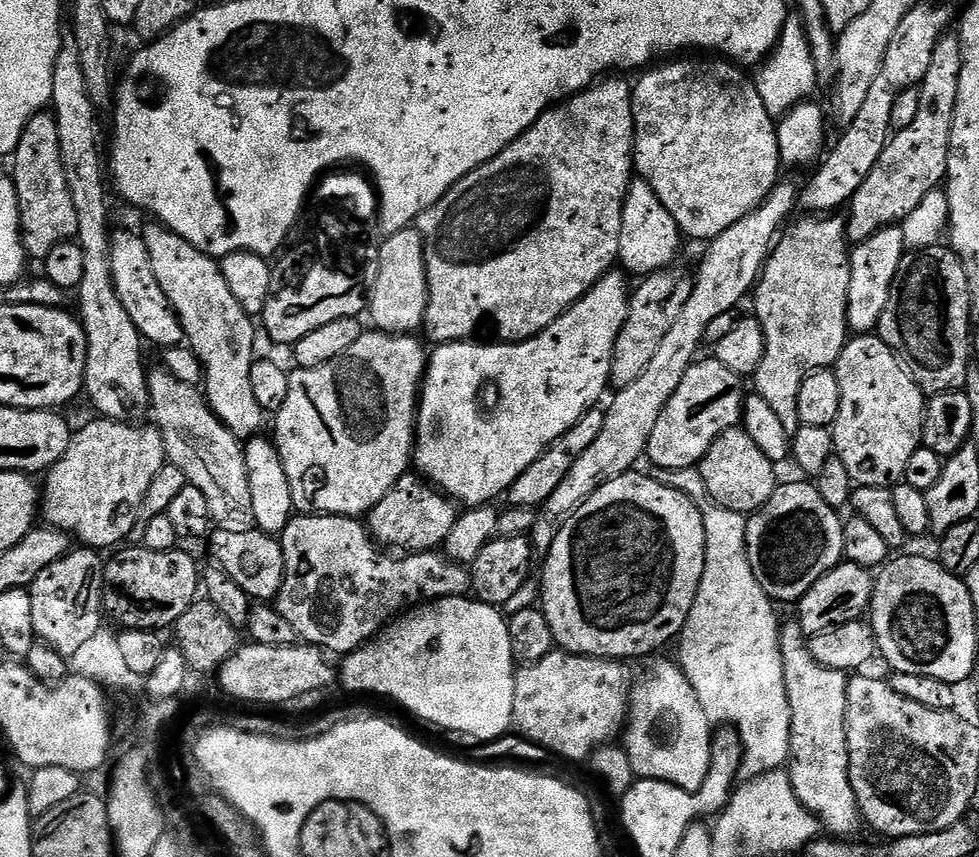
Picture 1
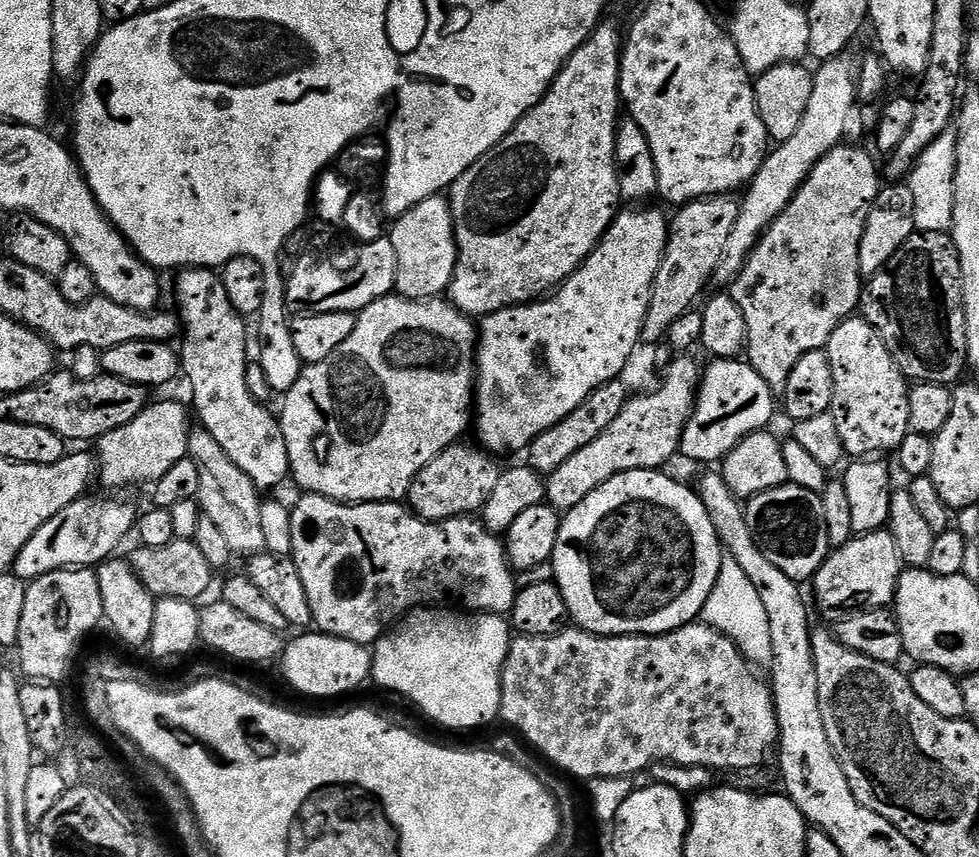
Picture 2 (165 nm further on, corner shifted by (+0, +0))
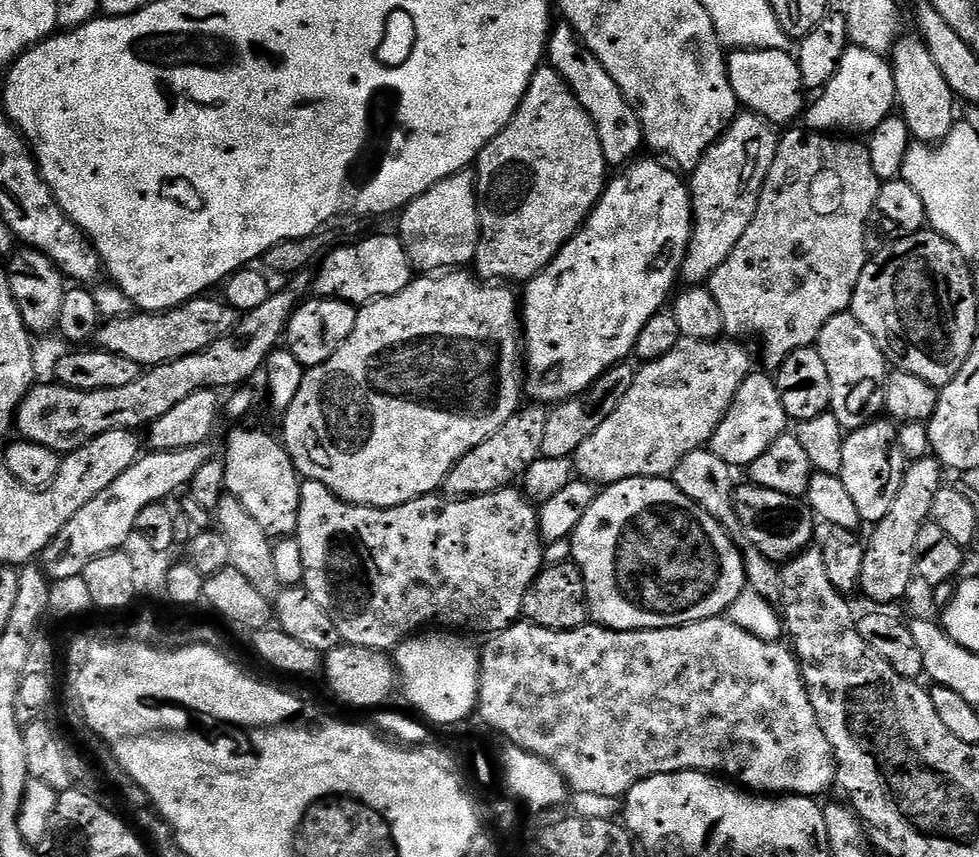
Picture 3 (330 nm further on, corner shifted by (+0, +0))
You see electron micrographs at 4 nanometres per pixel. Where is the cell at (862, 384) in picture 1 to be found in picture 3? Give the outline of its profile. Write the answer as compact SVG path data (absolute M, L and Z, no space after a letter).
M851 311L838 314L822 326L822 334L818 334L814 345L818 354L822 354L822 362L826 362L826 371L830 373L830 390L832 391L831 412L834 418L846 430L866 426L871 420L877 419L884 412L884 387L888 381L890 365L888 359L882 354L878 342L866 331L866 326L852 316Z

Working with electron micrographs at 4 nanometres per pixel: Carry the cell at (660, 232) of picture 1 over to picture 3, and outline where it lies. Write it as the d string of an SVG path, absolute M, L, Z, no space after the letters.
M567 22L557 23L551 29L546 60L550 67L568 83L570 90L578 98L582 110L590 114L590 122L594 122L598 130L598 142L602 142L602 154L608 165L631 165L641 155L640 148L645 147L642 122L638 114L634 114L634 106L630 106L622 90L618 90L618 82L614 82L614 78L606 74L606 66L602 66L602 62L594 58L594 54Z

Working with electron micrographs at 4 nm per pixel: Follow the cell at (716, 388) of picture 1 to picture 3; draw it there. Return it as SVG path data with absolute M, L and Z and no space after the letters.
M760 370L753 371L746 382L738 386L738 394L734 394L730 410L722 418L718 430L714 430L710 441L710 451L736 470L747 469L749 464L762 458L768 447L790 428L786 410L782 410L782 398L778 398L776 381L771 375L763 374L768 375Z

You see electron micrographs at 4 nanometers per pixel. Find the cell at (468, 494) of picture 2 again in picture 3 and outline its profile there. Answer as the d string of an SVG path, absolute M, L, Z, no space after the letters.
M535 402L521 407L515 416L506 422L482 446L470 450L450 470L442 485L443 491L452 498L465 496L485 496L503 488L515 485L524 475L524 471L535 460L541 459L542 437L546 435L546 418L549 409Z

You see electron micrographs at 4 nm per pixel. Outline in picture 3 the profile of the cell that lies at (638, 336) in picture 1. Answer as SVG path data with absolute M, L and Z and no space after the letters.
M744 110L706 150L706 154L700 159L700 165L690 174L692 237L684 255L684 265L680 267L680 276L685 280L683 282L685 285L707 285L714 270L718 270L718 266L722 266L722 262L730 258L730 250L738 246L738 238L742 238L750 222L754 222L754 214L758 210L758 198L762 194L766 174L770 174L770 166L774 166L774 154L779 145L780 136L777 129L756 113Z

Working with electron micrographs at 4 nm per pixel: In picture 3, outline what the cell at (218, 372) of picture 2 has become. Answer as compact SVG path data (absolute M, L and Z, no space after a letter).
M236 426L224 448L224 487L227 495L238 498L246 506L246 514L262 526L269 538L288 538L295 533L300 513L302 477L296 471L288 449L279 439L264 432L247 432Z

